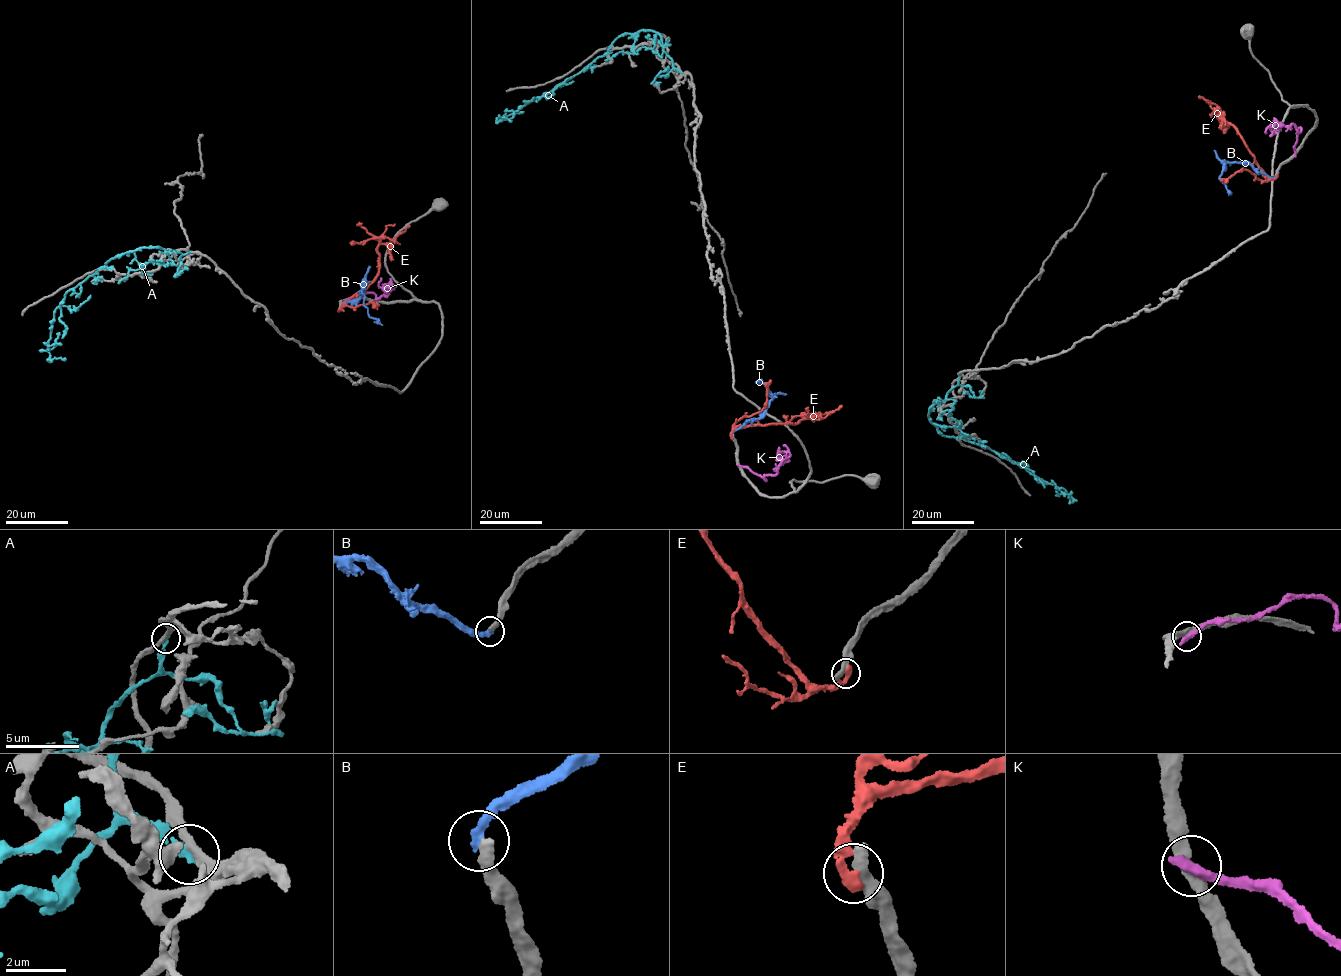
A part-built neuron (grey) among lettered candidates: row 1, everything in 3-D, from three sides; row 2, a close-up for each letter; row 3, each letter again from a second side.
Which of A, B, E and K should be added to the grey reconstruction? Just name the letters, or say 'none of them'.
none of them

